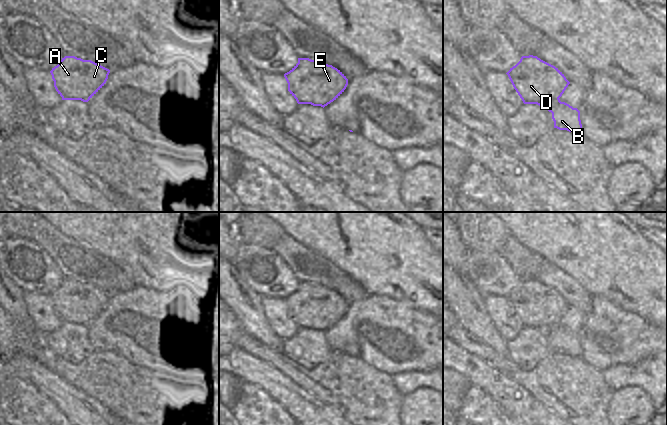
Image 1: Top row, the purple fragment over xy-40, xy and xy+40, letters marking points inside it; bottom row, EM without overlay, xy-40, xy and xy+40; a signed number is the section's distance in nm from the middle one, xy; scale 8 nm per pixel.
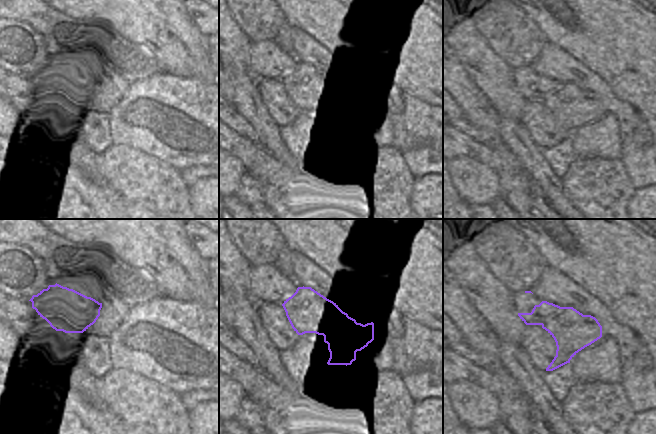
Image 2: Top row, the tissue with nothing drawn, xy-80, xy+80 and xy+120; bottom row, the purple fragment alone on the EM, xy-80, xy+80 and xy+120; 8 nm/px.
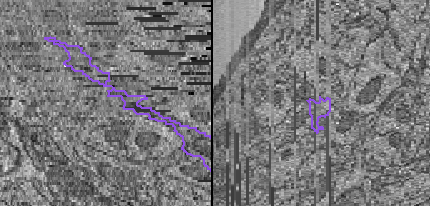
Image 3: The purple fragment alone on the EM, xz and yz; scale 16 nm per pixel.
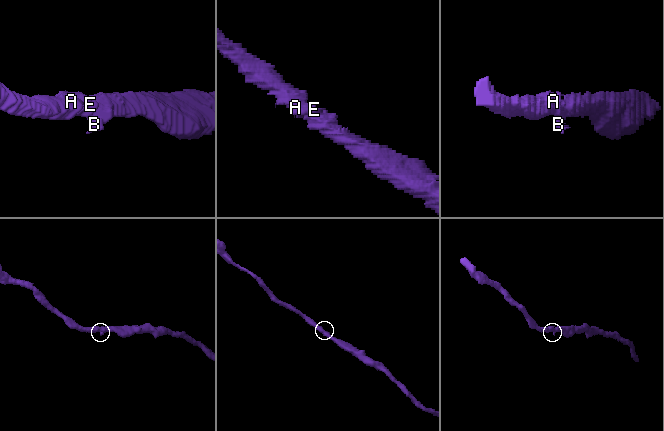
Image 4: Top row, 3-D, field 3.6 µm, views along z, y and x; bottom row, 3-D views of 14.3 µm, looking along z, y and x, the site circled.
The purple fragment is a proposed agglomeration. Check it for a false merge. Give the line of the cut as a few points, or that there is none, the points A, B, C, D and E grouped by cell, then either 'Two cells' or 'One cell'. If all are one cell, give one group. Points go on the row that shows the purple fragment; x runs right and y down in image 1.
No split. Groups: A B C D E. One cell

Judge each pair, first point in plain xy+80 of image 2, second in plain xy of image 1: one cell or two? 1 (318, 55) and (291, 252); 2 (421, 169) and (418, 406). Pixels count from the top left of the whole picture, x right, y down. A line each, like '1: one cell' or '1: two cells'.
1: two cells
2: two cells

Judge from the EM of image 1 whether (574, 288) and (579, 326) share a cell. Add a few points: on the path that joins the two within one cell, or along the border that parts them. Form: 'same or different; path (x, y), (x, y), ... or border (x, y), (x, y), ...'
different; border (592, 296), (592, 309), (586, 315), (570, 306)

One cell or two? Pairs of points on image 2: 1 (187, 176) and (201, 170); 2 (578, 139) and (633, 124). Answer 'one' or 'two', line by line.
1: one
2: two

